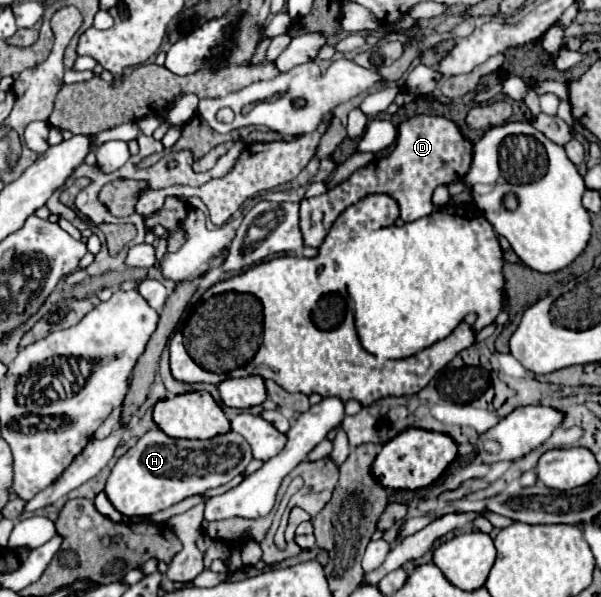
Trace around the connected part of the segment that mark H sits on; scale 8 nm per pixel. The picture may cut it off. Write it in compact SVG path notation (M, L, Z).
M158 427L144 433L134 447L124 453L106 483L106 495L126 517L148 517L164 511L178 501L230 483L252 461L246 439L234 431L206 441L172 439Z

